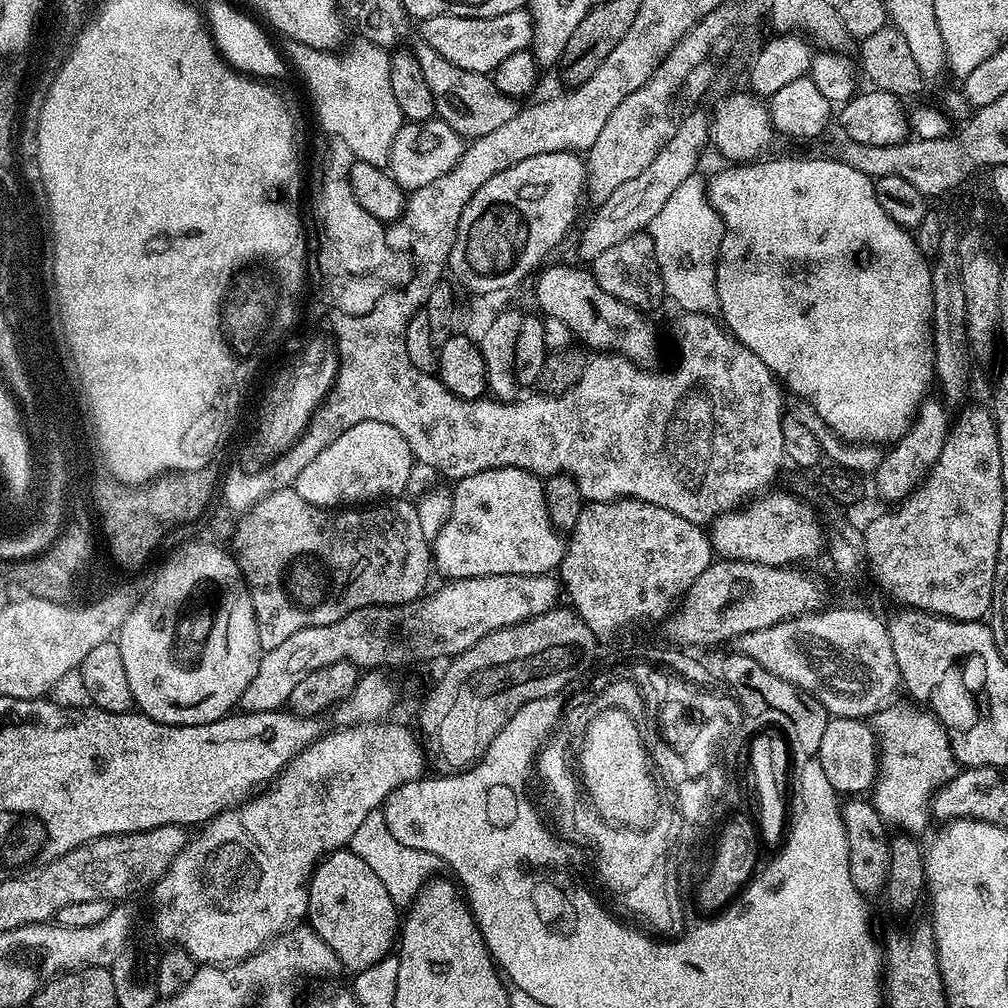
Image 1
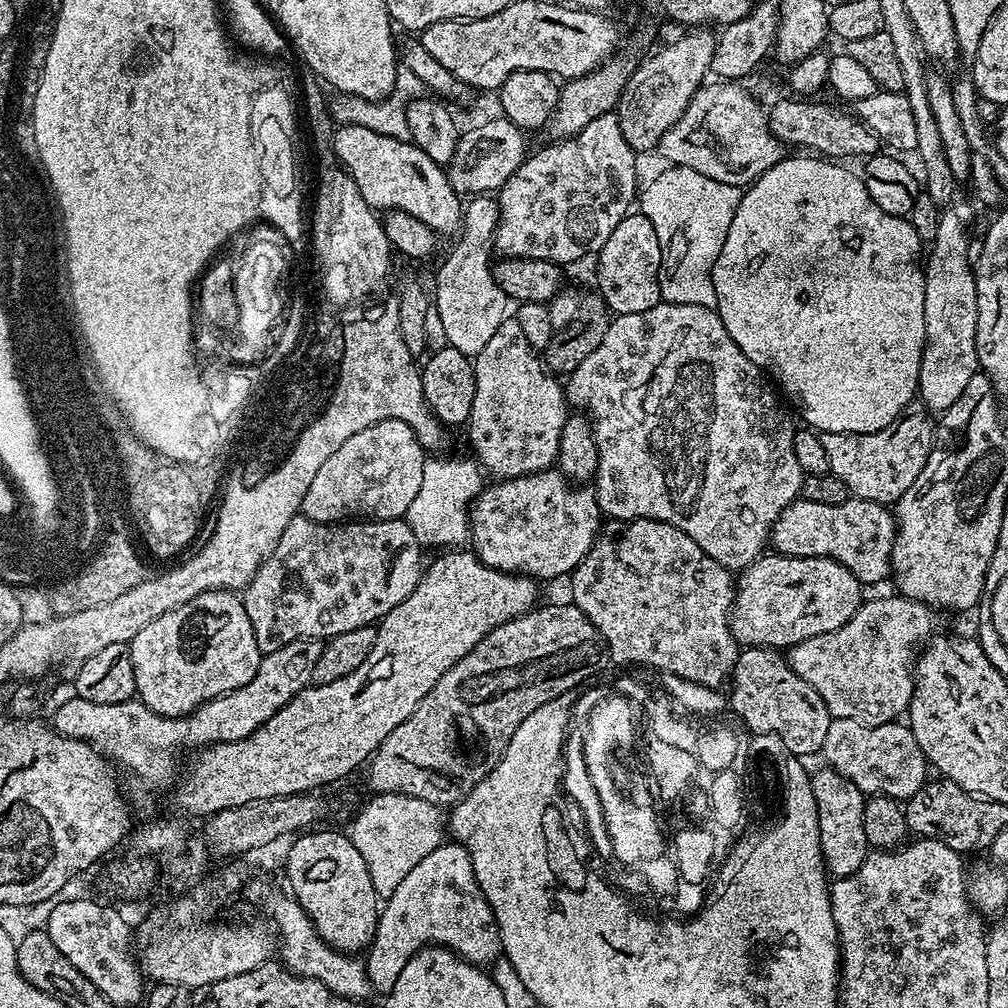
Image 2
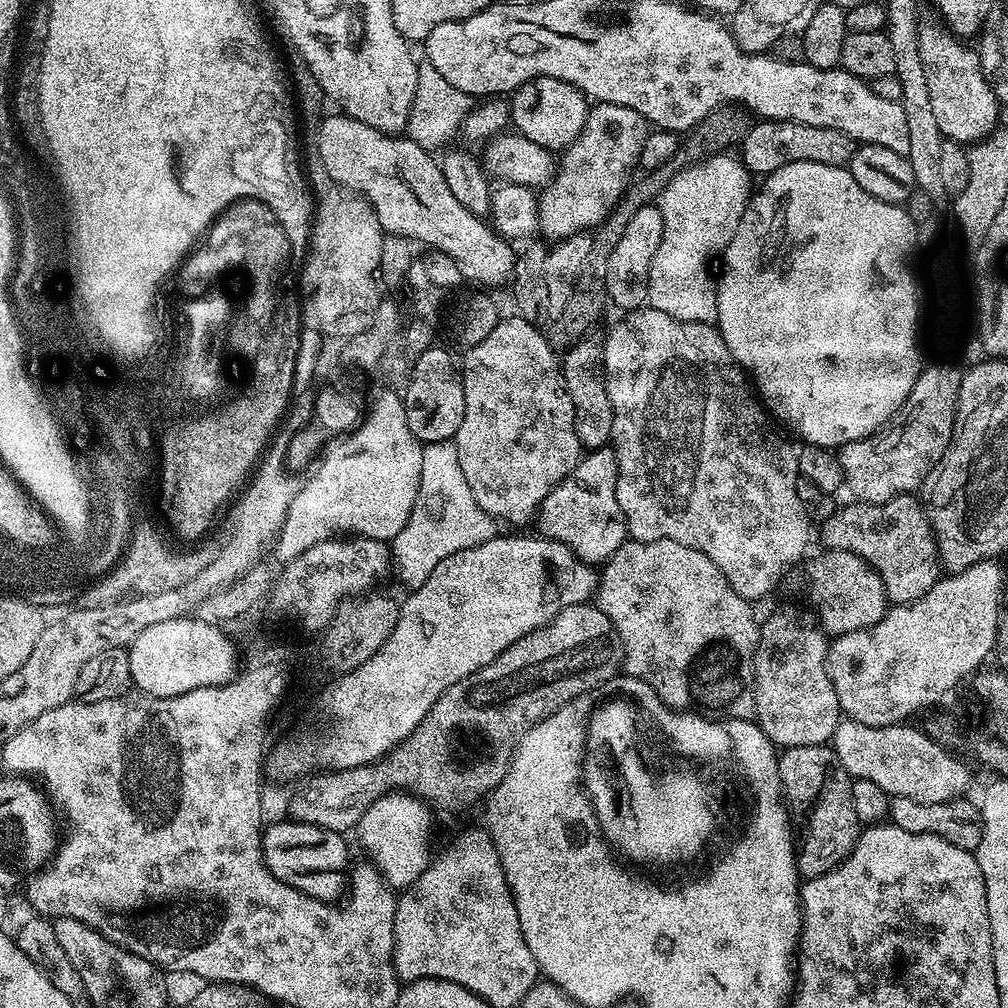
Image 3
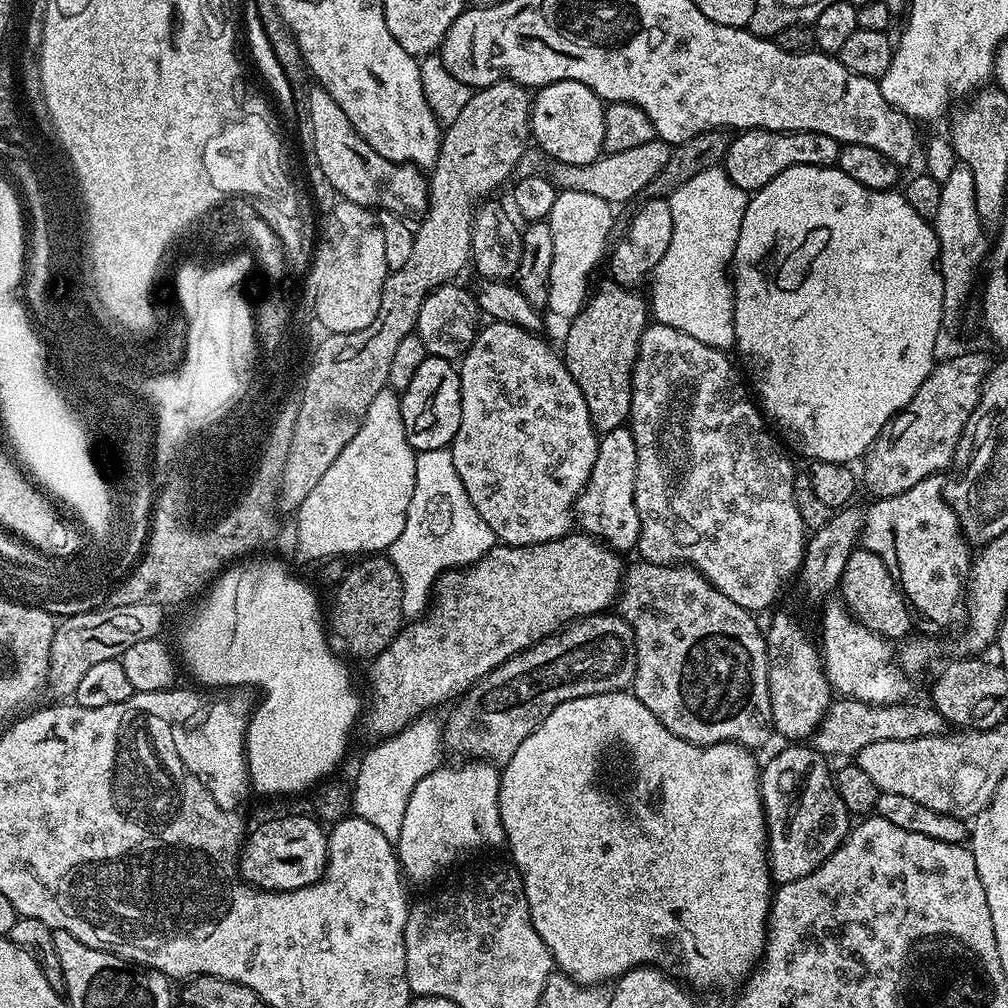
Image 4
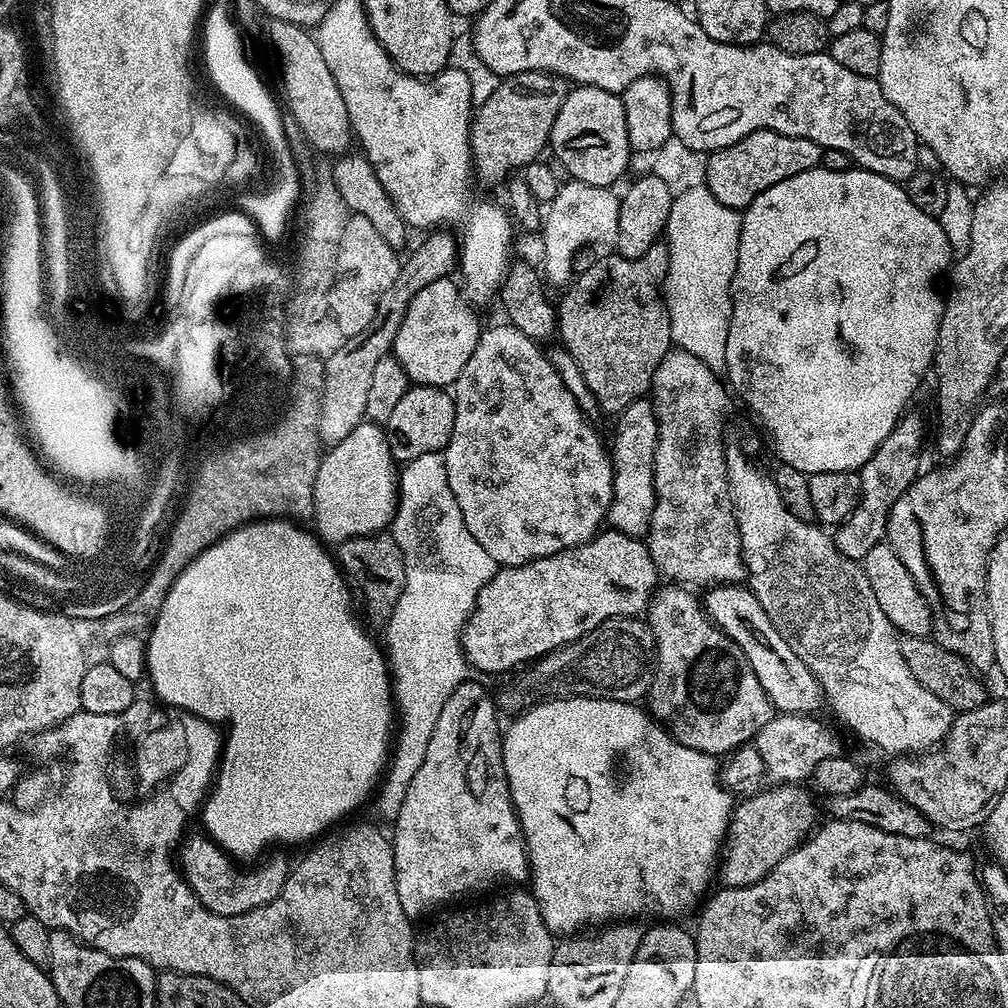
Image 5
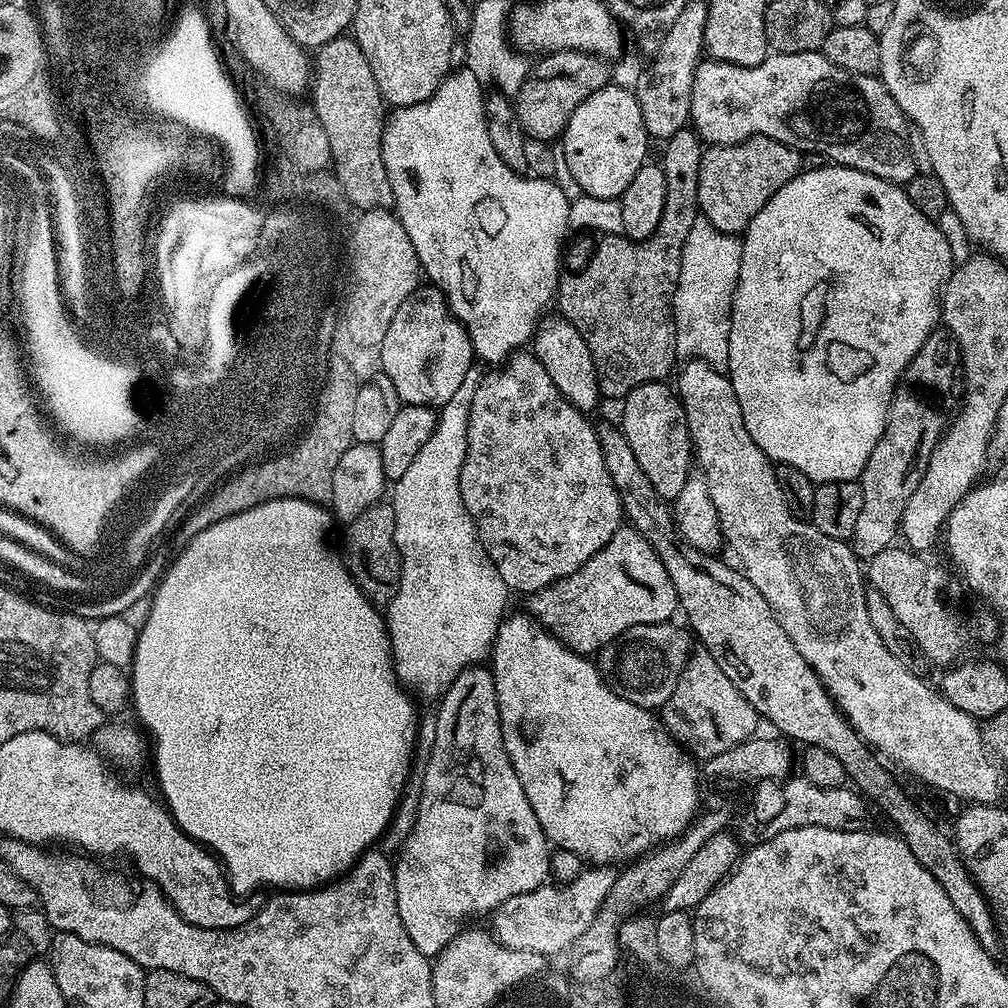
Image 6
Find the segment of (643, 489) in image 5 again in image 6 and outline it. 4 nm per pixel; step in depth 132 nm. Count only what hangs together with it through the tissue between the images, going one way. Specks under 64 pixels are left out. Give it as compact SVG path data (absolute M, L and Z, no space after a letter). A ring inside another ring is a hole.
M655 380L630 390L622 404L624 417L618 424L630 442L630 450L634 450L634 458L638 458L638 466L642 466L646 478L654 482L654 490L658 490L663 500L676 501L678 494L682 494L682 486L686 486L694 472L692 431L688 429L679 395L667 383Z

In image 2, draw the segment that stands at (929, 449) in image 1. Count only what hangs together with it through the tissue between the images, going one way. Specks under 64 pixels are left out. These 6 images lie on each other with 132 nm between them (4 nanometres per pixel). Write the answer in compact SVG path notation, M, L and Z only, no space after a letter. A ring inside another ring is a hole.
M944 210L941 211L940 217L938 218L938 234L934 234L934 238L930 242L930 247L932 248L929 250L927 249L926 252L926 259L923 261L922 267L924 269L924 285L926 286L926 334L928 335L924 340L924 353L922 354L922 362L920 363L920 387L918 389L918 396L919 399L924 399L923 407L927 409L929 413L932 414L942 414L944 413L947 408L950 406L954 406L954 402L958 402L958 398L961 396L962 393L966 390L966 386L970 382L970 378L974 378L978 374L978 369L980 368L980 363L978 362L978 354L976 353L976 327L978 326L978 298L976 297L976 273L974 271L974 264L973 261L970 259L970 252L968 256L968 228L964 225L964 220L962 217L959 216L956 212L948 212L952 210Z

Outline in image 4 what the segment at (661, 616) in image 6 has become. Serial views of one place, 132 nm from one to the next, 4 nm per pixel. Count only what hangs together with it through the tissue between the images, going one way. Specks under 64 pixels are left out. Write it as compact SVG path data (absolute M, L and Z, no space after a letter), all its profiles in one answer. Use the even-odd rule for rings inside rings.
M579 530L573 531L571 534L551 540L550 542L542 542L541 544L531 544L530 546L522 546L521 548L511 548L508 544L500 544L492 548L485 554L476 564L471 565L463 570L453 570L444 572L437 580L434 589L434 599L431 601L430 607L423 618L413 619L411 622L405 623L401 627L399 634L390 642L390 646L386 646L386 650L382 650L371 661L372 673L368 676L368 684L372 687L372 705L367 705L366 720L368 716L368 728L376 735L376 738L385 736L393 736L396 732L400 732L406 725L412 721L420 719L421 716L431 713L431 708L436 708L439 704L455 701L457 698L469 692L472 687L477 684L486 674L490 674L490 670L494 670L498 666L502 666L502 662L506 662L510 657L516 656L522 650L526 650L531 644L536 644L540 640L544 640L553 632L560 631L561 628L569 625L574 620L581 620L584 616L595 616L603 613L605 610L613 607L614 601L619 597L622 577L626 571L626 564L623 564L621 557L613 552L611 548L600 543L594 536L589 536Z

